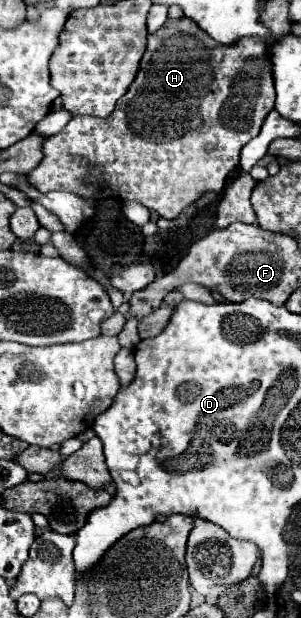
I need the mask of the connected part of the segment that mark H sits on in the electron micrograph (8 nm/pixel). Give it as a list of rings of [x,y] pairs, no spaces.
[[[188,17],[168,19],[156,33],[148,35],[148,47],[146,47],[146,53],[144,53],[144,57],[140,61],[140,71],[138,71],[134,83],[128,87],[126,95],[122,99],[118,99],[116,109],[106,119],[98,119],[98,117],[90,117],[90,115],[74,115],[70,119],[70,123],[58,135],[52,135],[52,137],[48,137],[44,141],[44,145],[42,145],[44,159],[40,161],[40,165],[34,171],[28,173],[28,181],[40,193],[48,193],[48,191],[70,191],[70,193],[80,193],[82,197],[88,197],[92,203],[94,203],[94,199],[102,199],[102,197],[134,199],[134,201],[146,205],[148,209],[156,211],[160,217],[174,219],[186,205],[190,205],[192,201],[196,201],[206,191],[220,193],[224,189],[224,183],[226,183],[228,173],[234,171],[236,165],[238,165],[242,147],[252,137],[258,135],[264,117],[272,109],[274,109],[272,59],[270,59],[270,45],[264,39],[260,39],[260,37],[242,37],[242,39],[238,39],[232,45],[216,45],[212,49],[212,37],[210,35],[204,35],[204,31],[192,19],[188,19]]]

